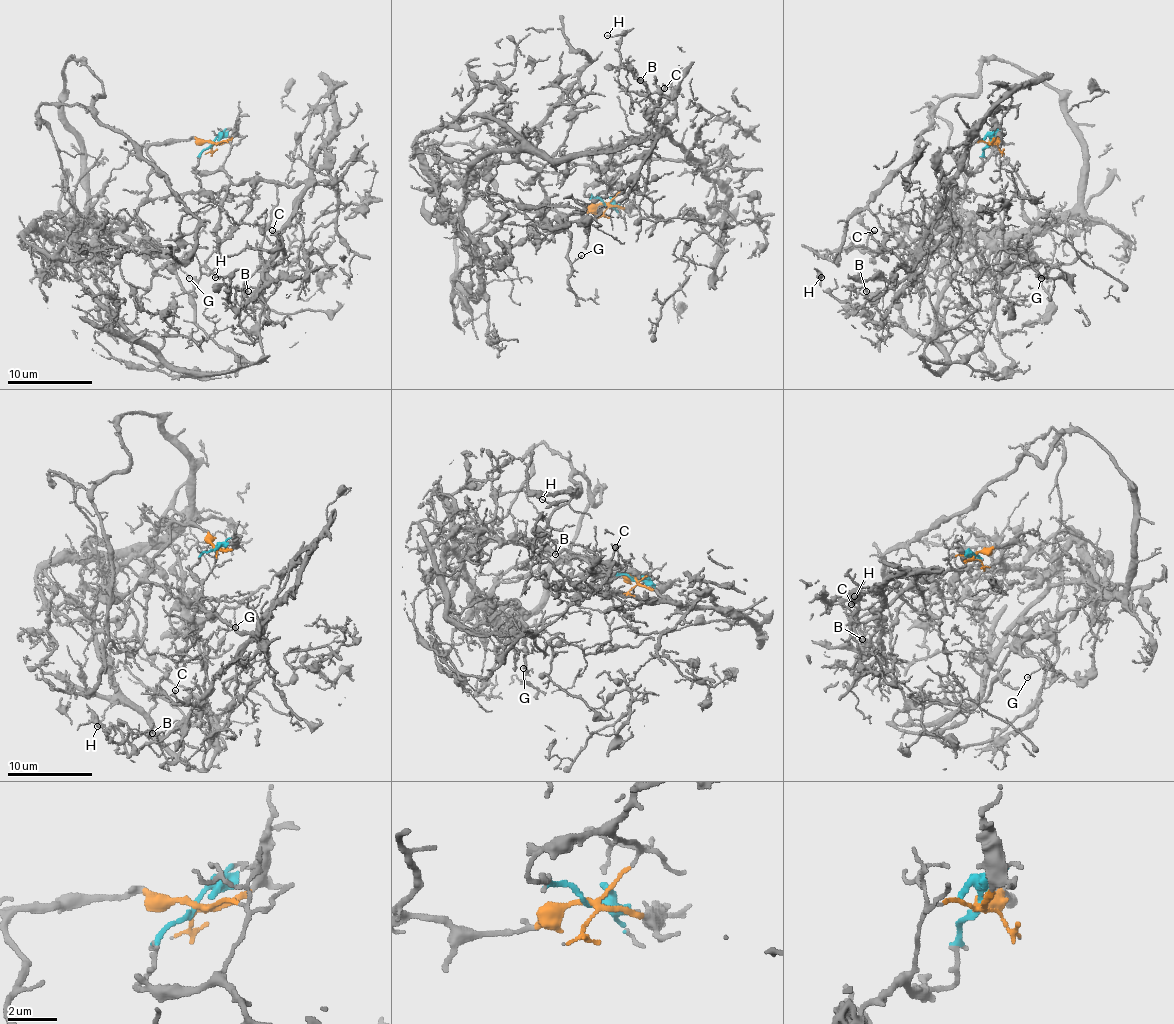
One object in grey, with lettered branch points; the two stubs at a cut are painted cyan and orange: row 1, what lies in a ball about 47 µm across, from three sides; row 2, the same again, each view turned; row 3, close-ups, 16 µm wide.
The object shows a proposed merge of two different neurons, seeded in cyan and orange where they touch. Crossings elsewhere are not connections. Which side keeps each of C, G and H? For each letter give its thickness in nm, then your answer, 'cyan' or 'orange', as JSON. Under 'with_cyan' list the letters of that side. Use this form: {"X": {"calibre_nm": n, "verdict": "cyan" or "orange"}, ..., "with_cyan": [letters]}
{"C": {"calibre_nm": 150, "verdict": "cyan"}, "G": {"calibre_nm": 120, "verdict": "orange"}, "H": {"calibre_nm": 100, "verdict": "cyan"}, "with_cyan": ["C", "H"]}

